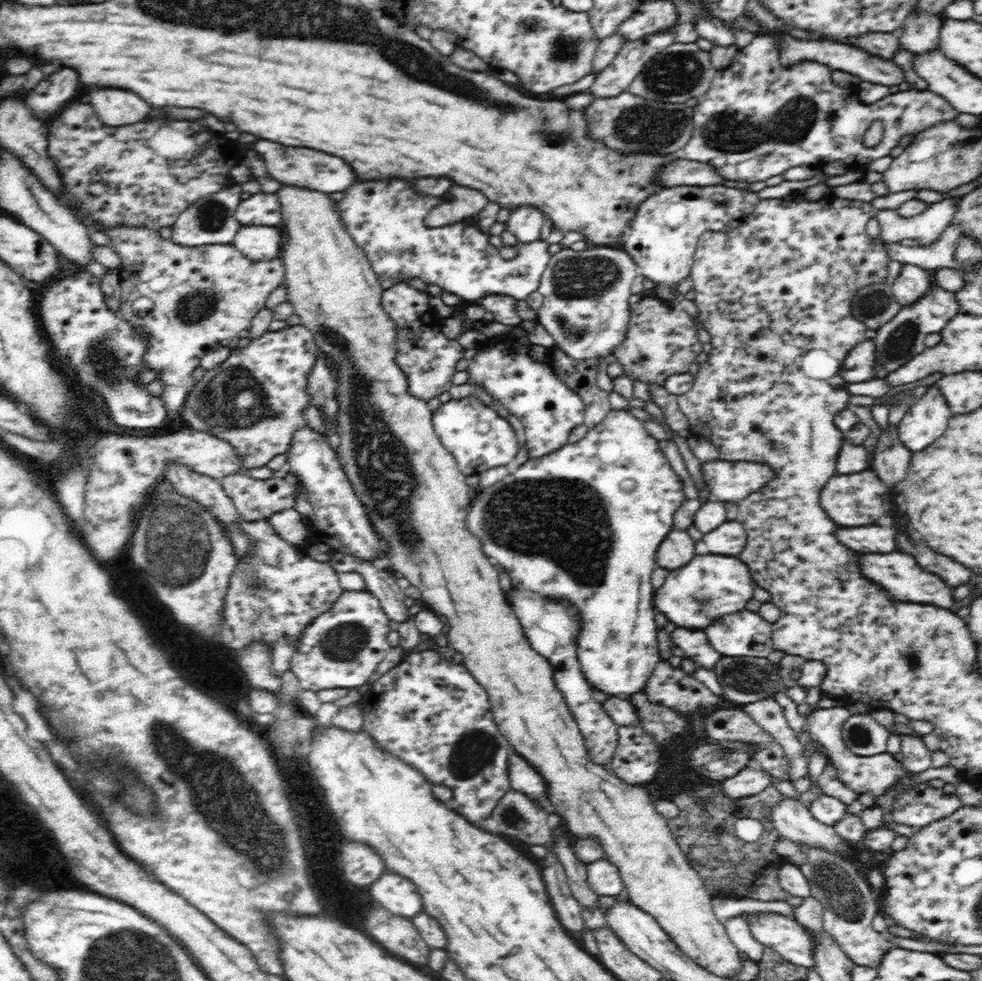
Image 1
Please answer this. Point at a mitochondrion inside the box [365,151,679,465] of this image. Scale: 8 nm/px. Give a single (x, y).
(572, 278)

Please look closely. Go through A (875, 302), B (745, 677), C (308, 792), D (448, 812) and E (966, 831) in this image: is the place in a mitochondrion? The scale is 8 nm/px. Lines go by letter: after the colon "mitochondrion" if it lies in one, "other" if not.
A: mitochondrion
B: mitochondrion
C: other
D: other
E: other

